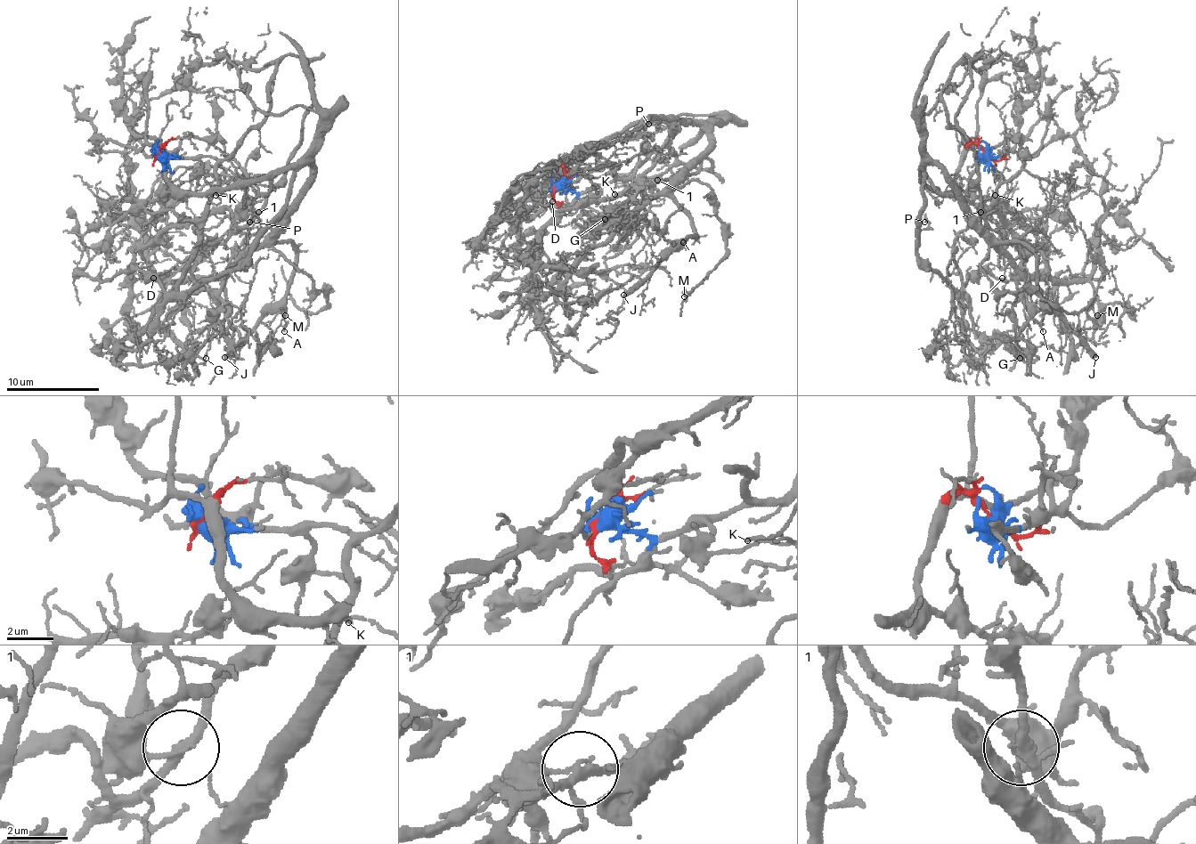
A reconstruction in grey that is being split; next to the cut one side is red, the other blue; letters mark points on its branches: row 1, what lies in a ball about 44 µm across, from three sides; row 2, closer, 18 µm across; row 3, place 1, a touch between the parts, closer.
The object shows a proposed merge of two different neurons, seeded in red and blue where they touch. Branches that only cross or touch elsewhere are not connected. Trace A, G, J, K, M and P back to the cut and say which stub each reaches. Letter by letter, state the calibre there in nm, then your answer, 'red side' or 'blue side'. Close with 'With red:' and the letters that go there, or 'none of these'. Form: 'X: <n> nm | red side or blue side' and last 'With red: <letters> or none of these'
A: 150 nm | red side
G: 110 nm | blue side
J: 380 nm | red side
K: 120 nm | red side
M: 120 nm | red side
P: 120 nm | red side
With red: A, J, K, M, P

